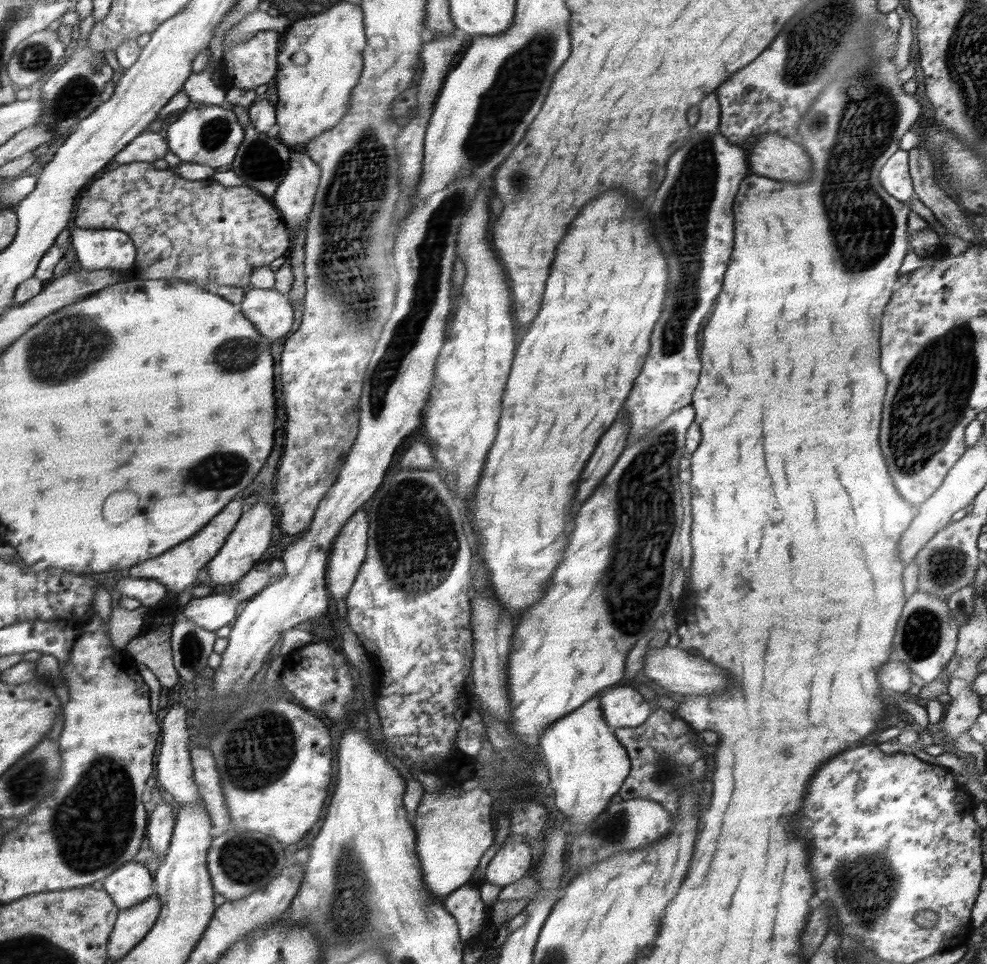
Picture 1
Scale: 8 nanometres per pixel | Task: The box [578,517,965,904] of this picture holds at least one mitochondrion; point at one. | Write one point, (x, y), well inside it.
(921, 638)

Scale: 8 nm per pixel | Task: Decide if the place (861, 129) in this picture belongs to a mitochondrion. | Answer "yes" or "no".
yes

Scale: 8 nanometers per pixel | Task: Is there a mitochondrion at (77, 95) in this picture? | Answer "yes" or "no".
yes

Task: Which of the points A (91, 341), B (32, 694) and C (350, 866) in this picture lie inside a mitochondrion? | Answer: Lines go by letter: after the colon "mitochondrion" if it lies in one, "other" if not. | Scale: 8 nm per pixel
A: mitochondrion
B: other
C: mitochondrion

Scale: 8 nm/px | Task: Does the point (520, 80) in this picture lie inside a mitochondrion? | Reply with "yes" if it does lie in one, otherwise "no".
yes

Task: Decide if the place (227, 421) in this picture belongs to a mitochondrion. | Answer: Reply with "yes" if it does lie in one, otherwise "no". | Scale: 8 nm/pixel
no

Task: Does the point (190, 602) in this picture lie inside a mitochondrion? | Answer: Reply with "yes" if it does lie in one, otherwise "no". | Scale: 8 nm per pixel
no

